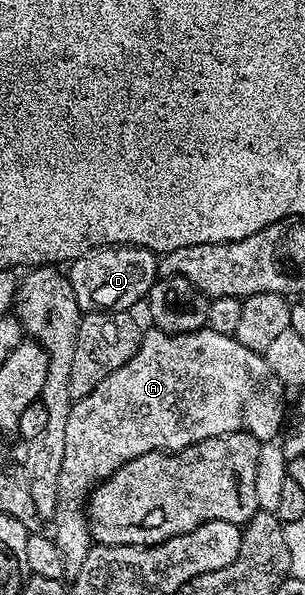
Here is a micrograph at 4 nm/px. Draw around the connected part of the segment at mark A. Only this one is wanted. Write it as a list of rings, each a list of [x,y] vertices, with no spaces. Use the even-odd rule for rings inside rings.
[[[156,329],[146,330],[141,336],[141,344],[135,353],[135,357],[131,357],[131,361],[127,361],[127,365],[115,369],[115,373],[111,373],[111,377],[103,377],[103,381],[99,381],[99,385],[95,385],[95,389],[87,397],[76,400],[71,413],[67,417],[67,437],[63,441],[63,469],[59,469],[59,505],[55,509],[51,520],[51,526],[53,526],[51,538],[56,543],[61,554],[64,574],[69,577],[77,575],[79,569],[83,569],[83,561],[87,561],[89,548],[94,546],[93,534],[89,532],[87,500],[90,491],[101,480],[111,477],[111,473],[115,473],[120,467],[127,465],[127,461],[131,461],[135,457],[143,457],[143,453],[151,453],[152,451],[164,452],[166,449],[181,451],[184,447],[190,447],[199,441],[207,441],[211,437],[219,437],[227,433],[250,431],[257,439],[262,441],[272,440],[275,436],[273,434],[277,430],[279,430],[278,432],[282,430],[281,414],[285,411],[285,394],[287,394],[285,384],[279,381],[279,377],[275,377],[275,373],[271,373],[271,365],[267,365],[264,354],[247,349],[247,345],[239,345],[237,338],[232,335],[215,333],[208,329],[183,333],[182,335],[172,335],[166,331],[158,331]]]

